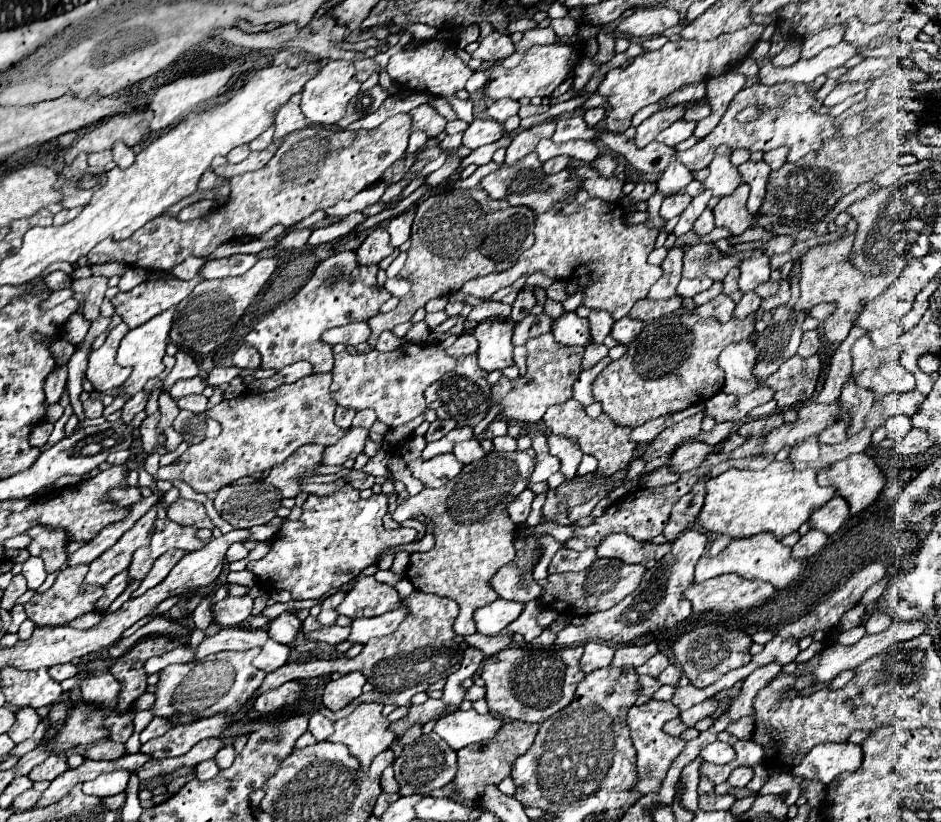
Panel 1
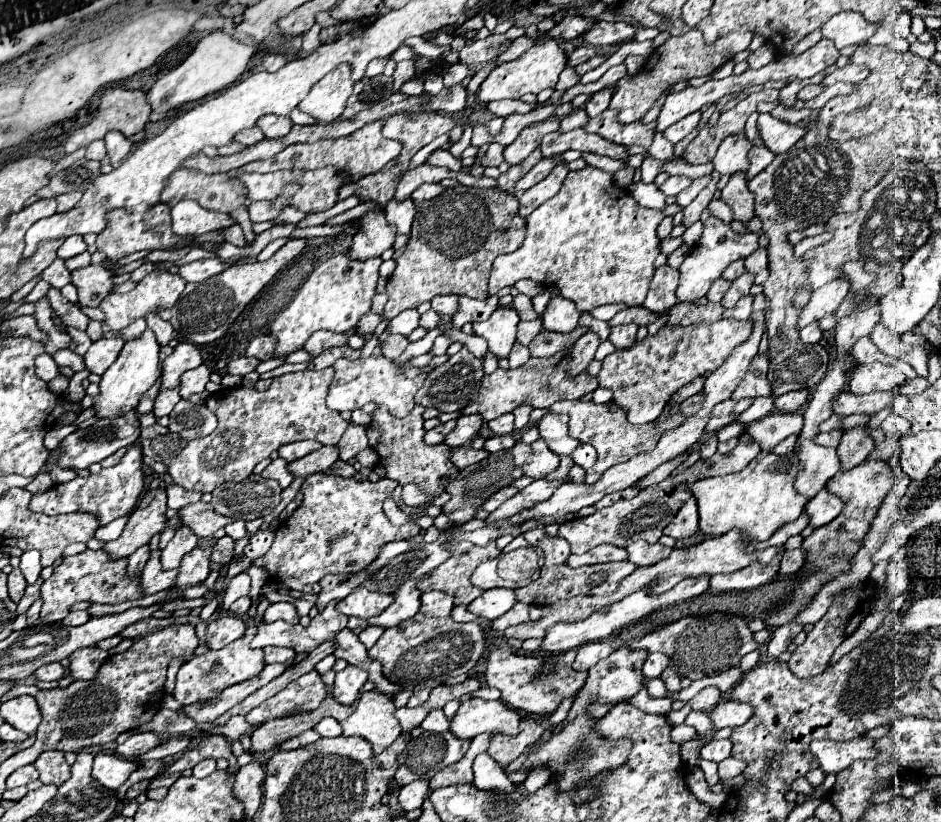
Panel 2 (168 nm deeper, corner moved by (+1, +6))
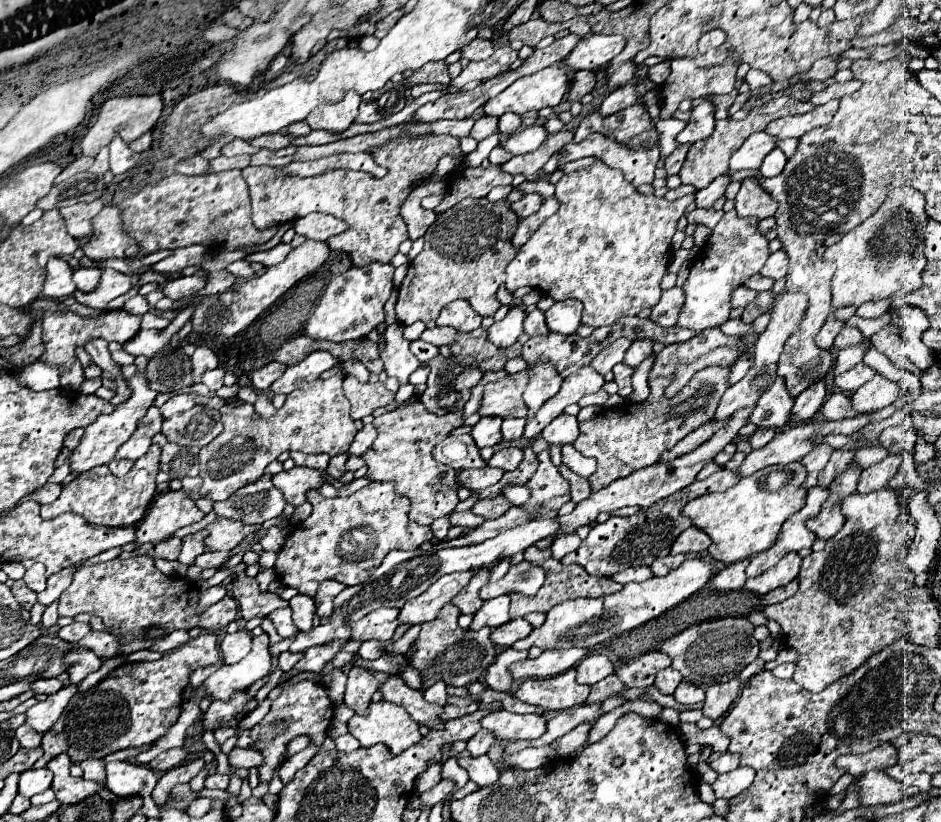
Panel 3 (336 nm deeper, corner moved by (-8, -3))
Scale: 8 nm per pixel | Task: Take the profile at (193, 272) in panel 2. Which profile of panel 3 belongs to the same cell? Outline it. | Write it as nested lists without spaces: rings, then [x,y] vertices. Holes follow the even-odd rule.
[[[183,276],[183,278],[173,280],[173,282],[163,282],[161,284],[161,290],[163,290],[163,294],[167,298],[181,300],[185,296],[191,296],[191,294],[199,292],[203,286],[205,286],[205,278],[199,278],[199,276]]]

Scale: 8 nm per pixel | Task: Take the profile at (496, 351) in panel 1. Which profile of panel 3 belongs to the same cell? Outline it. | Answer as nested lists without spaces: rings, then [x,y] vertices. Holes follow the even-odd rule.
[[[513,306],[507,316],[501,322],[495,322],[489,328],[489,342],[493,342],[499,348],[507,348],[513,342],[517,342],[517,338],[523,334],[523,320],[525,320],[525,310],[519,306]]]

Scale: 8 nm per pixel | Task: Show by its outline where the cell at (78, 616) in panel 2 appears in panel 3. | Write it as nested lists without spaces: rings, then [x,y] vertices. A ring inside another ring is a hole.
[[[73,622],[73,624],[65,626],[65,628],[59,628],[57,636],[61,640],[65,640],[65,642],[79,642],[89,630],[91,630],[89,624],[85,624],[85,622]]]

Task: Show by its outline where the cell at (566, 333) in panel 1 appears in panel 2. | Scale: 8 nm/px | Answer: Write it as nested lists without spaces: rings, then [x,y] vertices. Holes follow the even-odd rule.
[[[552,297],[546,307],[546,313],[542,315],[542,323],[546,331],[570,333],[578,327],[580,315],[582,313],[576,309],[576,305],[572,305],[572,301],[564,297]]]

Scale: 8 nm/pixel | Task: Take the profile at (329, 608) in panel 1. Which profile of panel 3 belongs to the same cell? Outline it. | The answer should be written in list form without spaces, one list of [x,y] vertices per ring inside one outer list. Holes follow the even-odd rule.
[[[325,580],[321,582],[317,594],[315,594],[315,614],[325,618],[325,616],[331,616],[331,610],[333,610],[333,600],[335,596],[343,590],[343,584],[339,582],[333,582],[333,580]]]

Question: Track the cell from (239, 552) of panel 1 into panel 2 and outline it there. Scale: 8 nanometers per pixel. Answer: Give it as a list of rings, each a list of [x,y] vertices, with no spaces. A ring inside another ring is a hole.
[[[224,535],[216,541],[214,545],[214,551],[212,551],[212,561],[220,563],[222,567],[226,567],[230,561],[234,559],[234,539]]]

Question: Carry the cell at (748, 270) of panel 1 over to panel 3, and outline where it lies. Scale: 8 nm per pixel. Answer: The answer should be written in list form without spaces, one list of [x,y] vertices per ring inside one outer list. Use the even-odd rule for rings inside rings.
[[[777,250],[775,254],[769,256],[767,264],[761,268],[761,276],[769,276],[773,280],[779,280],[779,278],[787,276],[787,264],[789,264],[789,258],[787,258],[785,250]]]

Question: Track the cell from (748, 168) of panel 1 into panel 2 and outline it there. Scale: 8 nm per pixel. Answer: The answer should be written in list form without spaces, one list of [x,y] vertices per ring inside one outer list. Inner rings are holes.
[[[752,147],[748,151],[748,161],[750,161],[750,169],[746,171],[746,177],[752,179],[756,177],[760,171],[764,171],[764,167],[768,163],[772,163],[774,159],[774,153],[768,149],[768,147]]]

